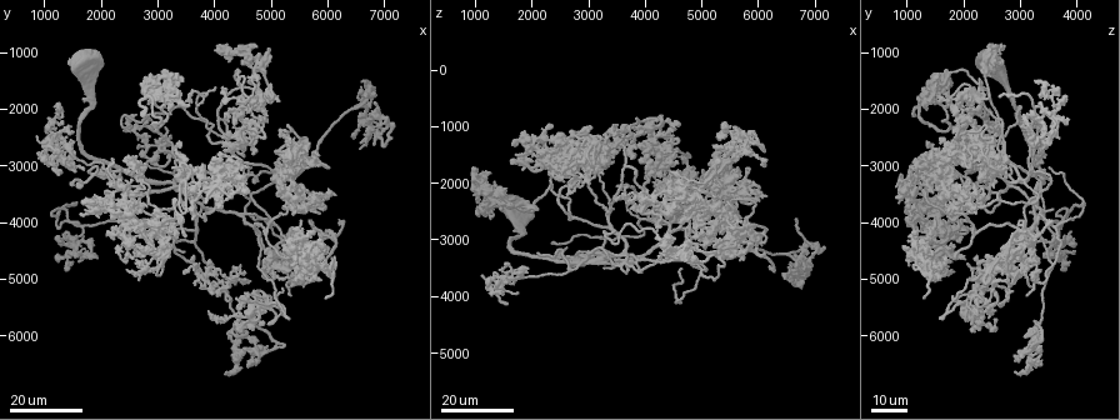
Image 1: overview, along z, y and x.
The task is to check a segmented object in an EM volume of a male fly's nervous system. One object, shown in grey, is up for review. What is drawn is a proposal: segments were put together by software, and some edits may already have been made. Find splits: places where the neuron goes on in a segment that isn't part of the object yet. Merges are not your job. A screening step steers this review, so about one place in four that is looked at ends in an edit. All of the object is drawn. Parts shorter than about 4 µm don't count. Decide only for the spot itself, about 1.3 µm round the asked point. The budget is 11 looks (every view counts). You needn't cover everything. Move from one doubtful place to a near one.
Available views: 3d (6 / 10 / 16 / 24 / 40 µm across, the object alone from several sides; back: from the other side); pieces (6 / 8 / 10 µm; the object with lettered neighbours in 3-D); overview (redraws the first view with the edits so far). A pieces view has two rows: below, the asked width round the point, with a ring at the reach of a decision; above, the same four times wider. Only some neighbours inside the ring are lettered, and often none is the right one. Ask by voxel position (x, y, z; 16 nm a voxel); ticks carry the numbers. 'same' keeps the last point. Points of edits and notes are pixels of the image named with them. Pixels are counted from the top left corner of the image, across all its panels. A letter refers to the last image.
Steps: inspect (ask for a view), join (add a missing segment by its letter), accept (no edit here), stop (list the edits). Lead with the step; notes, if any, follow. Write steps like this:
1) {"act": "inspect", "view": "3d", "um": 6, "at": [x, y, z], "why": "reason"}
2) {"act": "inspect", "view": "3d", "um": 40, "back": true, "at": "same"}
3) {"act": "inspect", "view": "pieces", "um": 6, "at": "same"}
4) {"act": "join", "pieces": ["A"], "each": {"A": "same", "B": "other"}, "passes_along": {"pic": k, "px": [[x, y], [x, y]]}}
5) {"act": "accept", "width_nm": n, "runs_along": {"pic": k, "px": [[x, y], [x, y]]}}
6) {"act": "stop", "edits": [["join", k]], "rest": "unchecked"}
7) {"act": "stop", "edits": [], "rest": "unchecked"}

{"act": "inspect", "view": "3d", "um": 16, "at": [1300, 2250, 2550], "why": "branch stops here"}

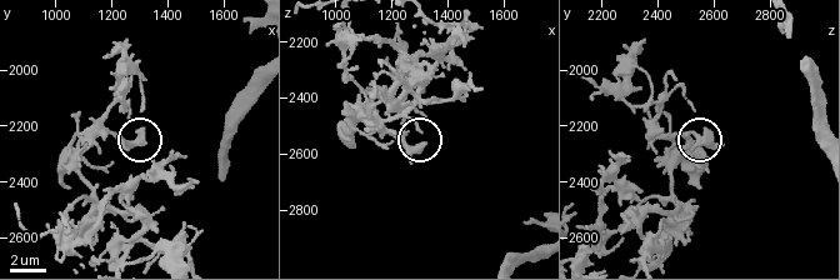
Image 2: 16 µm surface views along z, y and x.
{"act": "inspect", "view": "pieces", "um": 10, "at": [1310, 2220, 2580]}

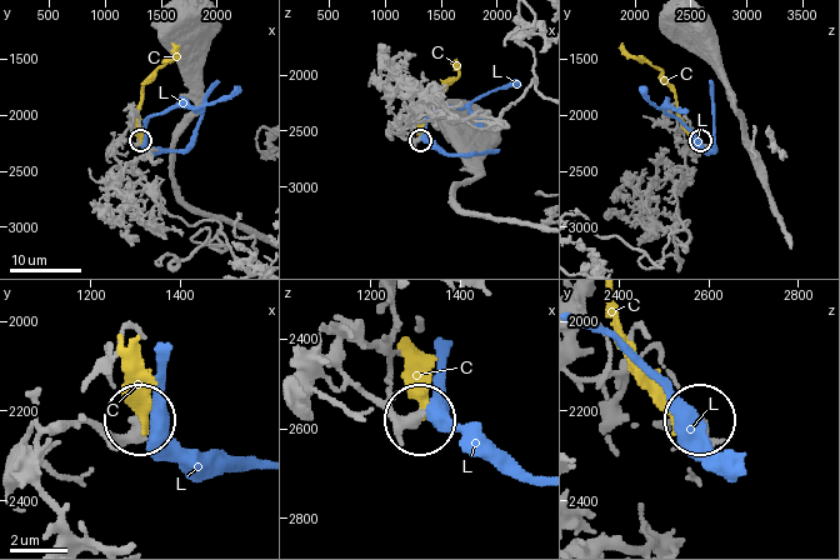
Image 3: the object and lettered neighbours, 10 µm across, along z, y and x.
{"act": "accept", "each": {"C": "other", "L": "other"}, "runs_along": {"pic": 3, "px": [[324, 360], [321, 368], [343, 373], [400, 415], [419, 418]]}, "found": "none of them fits"}

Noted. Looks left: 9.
{"act": "inspect", "view": "3d", "um": 16, "at": [4600, 3000, 3500], "why": "long arm stops here"}

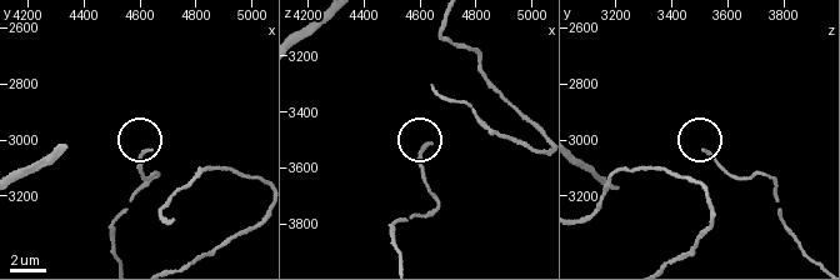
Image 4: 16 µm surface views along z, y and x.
{"act": "inspect", "view": "pieces", "um": 8, "at": [4640, 3040, 3510], "why": "see the neighbours"}

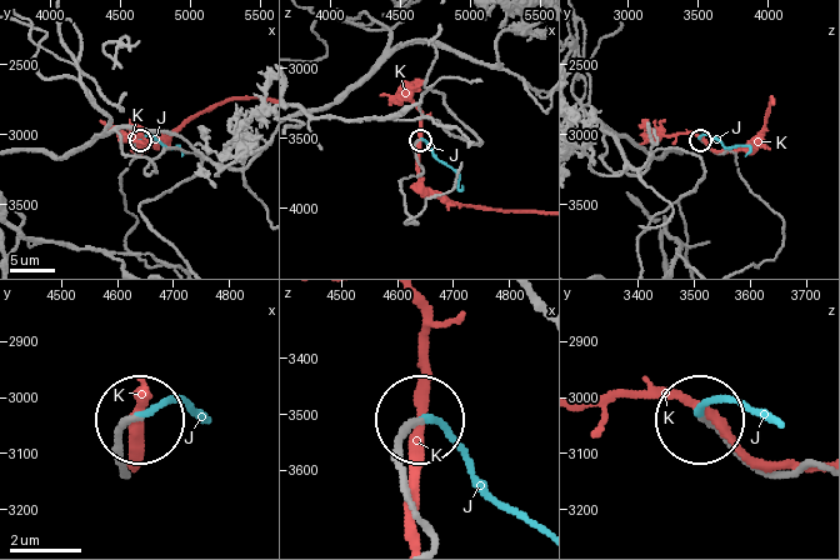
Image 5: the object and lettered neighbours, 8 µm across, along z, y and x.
{"act": "join", "pieces": ["J"], "width_nm": 180, "each": {"J": "same", "K": "other"}, "passes_along": {"pic": 5, "px": [[723, 153], [699, 139], [748, 146], [746, 156]]}, "found": "it goes on there"}

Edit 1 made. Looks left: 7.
{"act": "inspect", "view": "3d", "um": 16, "at": [6800, 2600, 3500], "why": "branch stops here"}

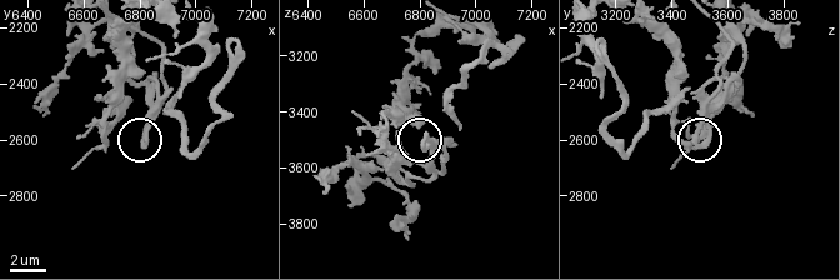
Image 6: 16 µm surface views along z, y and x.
{"act": "inspect", "view": "pieces", "um": 8, "at": [6810, 2610, 3520]}

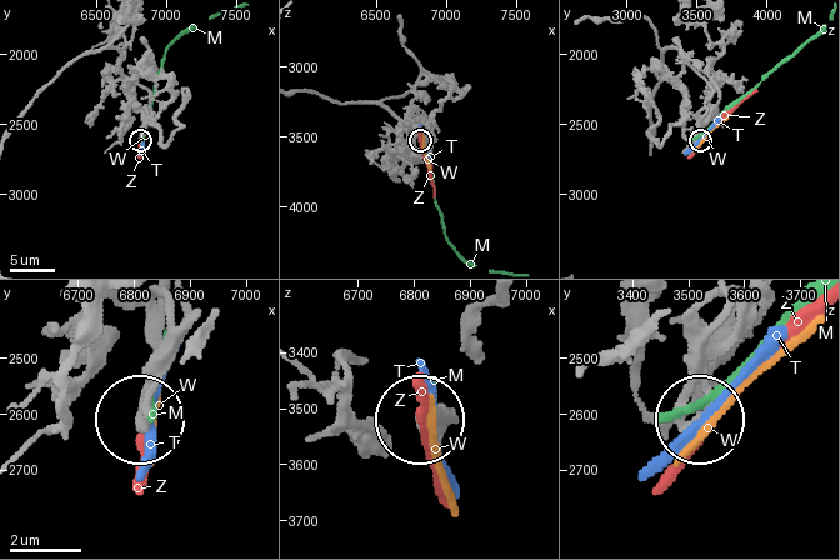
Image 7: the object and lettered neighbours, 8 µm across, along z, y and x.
{"act": "accept", "width_nm": 320, "each": {"M": "other", "T": "other", "W": "other", "Z": "other"}, "runs_along": {"pic": 7, "px": [[180, 308], [138, 421]]}, "found": "no lettered segment goes on from it"}

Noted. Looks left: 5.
{"act": "inspect", "view": "3d", "um": 16, "at": [6100, 4600, 1700], "why": "an open end"}

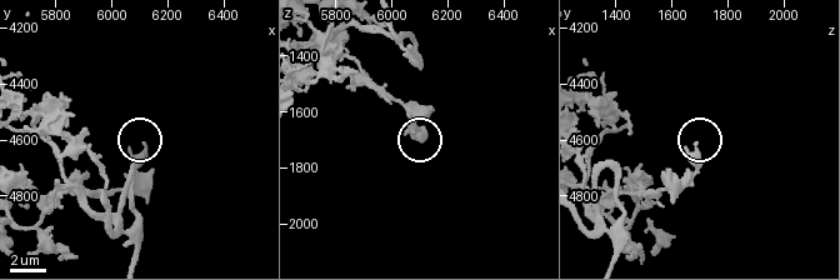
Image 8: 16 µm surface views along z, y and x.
{"act": "inspect", "view": "pieces", "um": 10, "at": [6110, 4610, 1690], "why": "see the neighbours"}

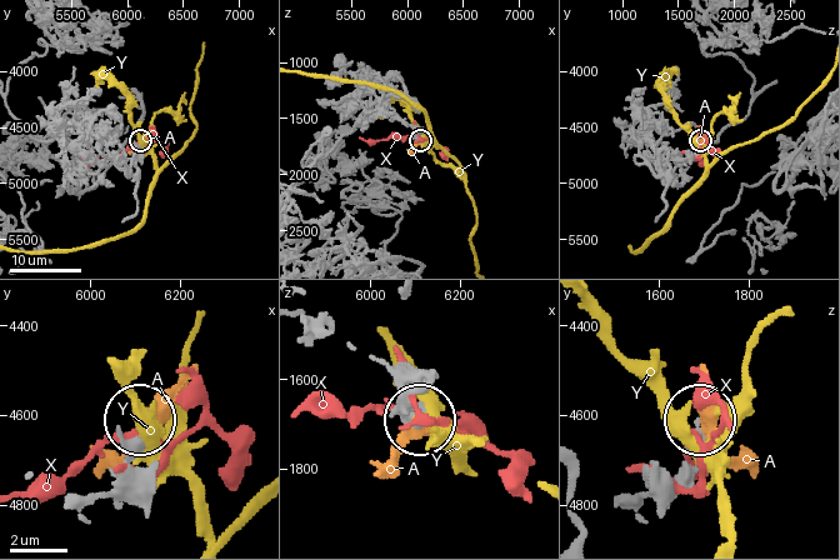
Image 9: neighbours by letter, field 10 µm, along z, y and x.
{"act": "accept", "width_nm": 280, "each": {"A": "other", "X": "other", "Y": "other"}, "runs_along": {"pic": 9, "px": [[624, 501], [645, 498], [674, 474], [700, 419]]}, "found": "none of them fits"}

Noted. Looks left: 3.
{"act": "inspect", "view": "3d", "um": 24, "at": [6700, 1800, 2650], "why": "branch stops here"}

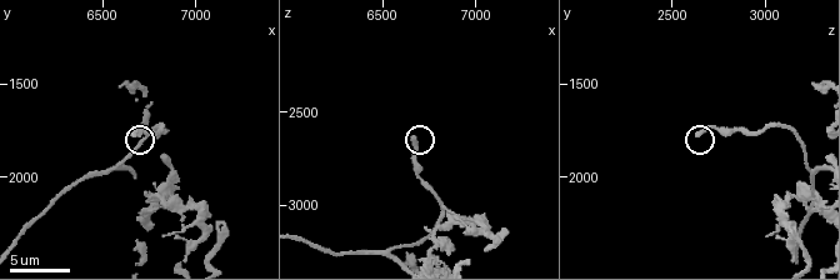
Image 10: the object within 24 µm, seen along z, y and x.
{"act": "inspect", "view": "pieces", "um": 6, "at": [6660, 1780, 2640], "why": "what lies round it"}

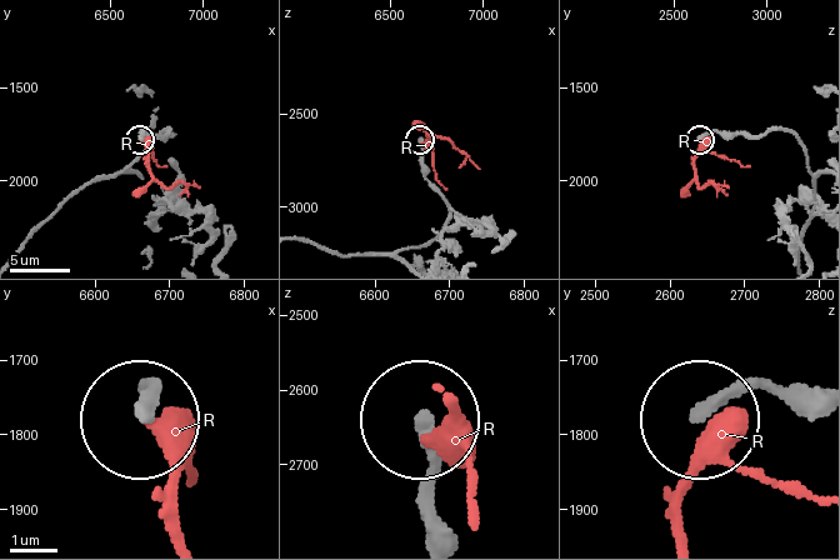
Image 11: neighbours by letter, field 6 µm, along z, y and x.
{"act": "accept", "each": {"R": "other"}, "runs_along": {"pic": 11, "px": [[819, 400], [748, 388], [704, 420]]}, "found": "no lettered segment goes on from it"}

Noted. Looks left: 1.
{"act": "stop", "edits": [["join", 5]], "rest": "unchecked"}

